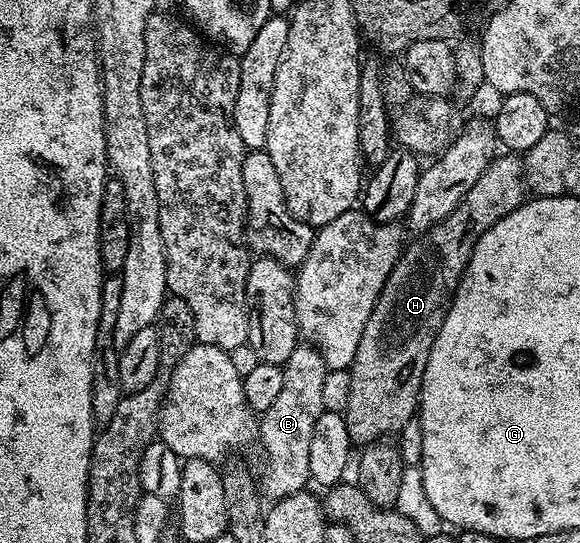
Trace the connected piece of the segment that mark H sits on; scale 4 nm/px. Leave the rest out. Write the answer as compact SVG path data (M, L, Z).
M512 153L497 154L486 169L486 173L482 173L482 177L474 181L474 189L466 193L458 209L454 209L454 213L450 213L446 221L423 232L417 238L420 239L417 243L407 244L400 260L394 265L390 277L386 277L382 293L370 313L370 321L366 321L366 329L362 329L362 341L358 341L358 353L354 353L354 361L348 368L350 401L346 401L346 409L342 414L353 444L374 443L381 437L398 433L408 421L417 418L420 386L428 354L438 337L438 329L442 329L442 321L446 321L448 307L452 304L454 293L470 261L470 253L478 237L482 237L482 233L486 233L490 225L506 217L506 213L518 209L524 202L526 202L526 184L523 162Z

